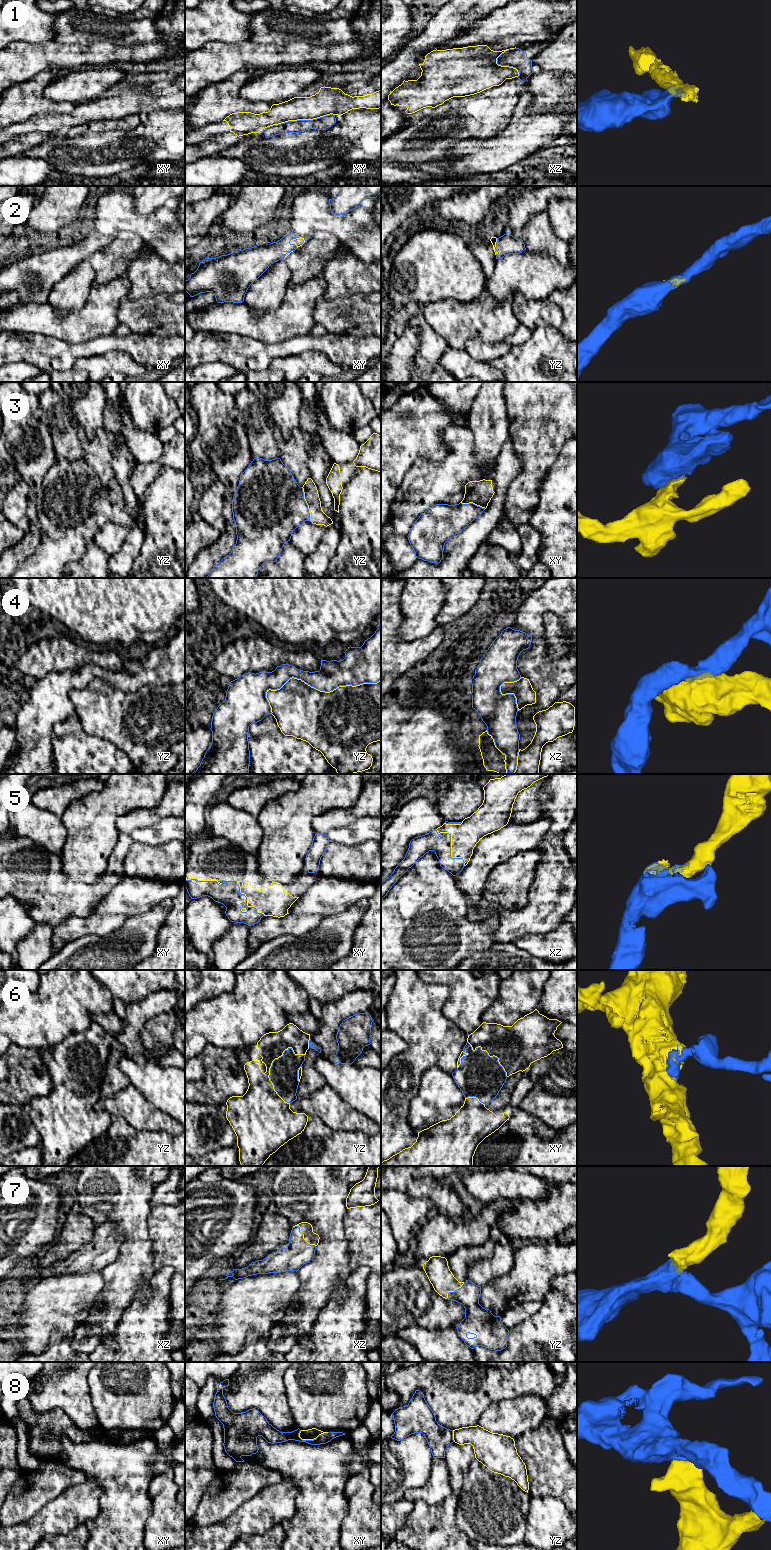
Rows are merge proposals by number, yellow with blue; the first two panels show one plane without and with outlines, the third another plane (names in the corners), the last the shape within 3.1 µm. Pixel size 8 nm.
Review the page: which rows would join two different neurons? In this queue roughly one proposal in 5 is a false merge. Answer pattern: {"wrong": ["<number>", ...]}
{"wrong": ["1", "4", "8"]}

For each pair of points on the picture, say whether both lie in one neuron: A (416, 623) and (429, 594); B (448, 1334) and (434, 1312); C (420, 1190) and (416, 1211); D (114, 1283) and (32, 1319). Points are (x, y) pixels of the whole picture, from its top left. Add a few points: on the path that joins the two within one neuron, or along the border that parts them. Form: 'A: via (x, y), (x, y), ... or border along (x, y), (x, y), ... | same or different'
A: via (419, 616), (419, 607), (422, 601) | same
B: border along (452, 1325), (446, 1328), (422, 1328) | different
C: border along (396, 1190), (412, 1196), (428, 1197) | different
D: border along (101, 1272), (103, 1287), (90, 1310) | different

